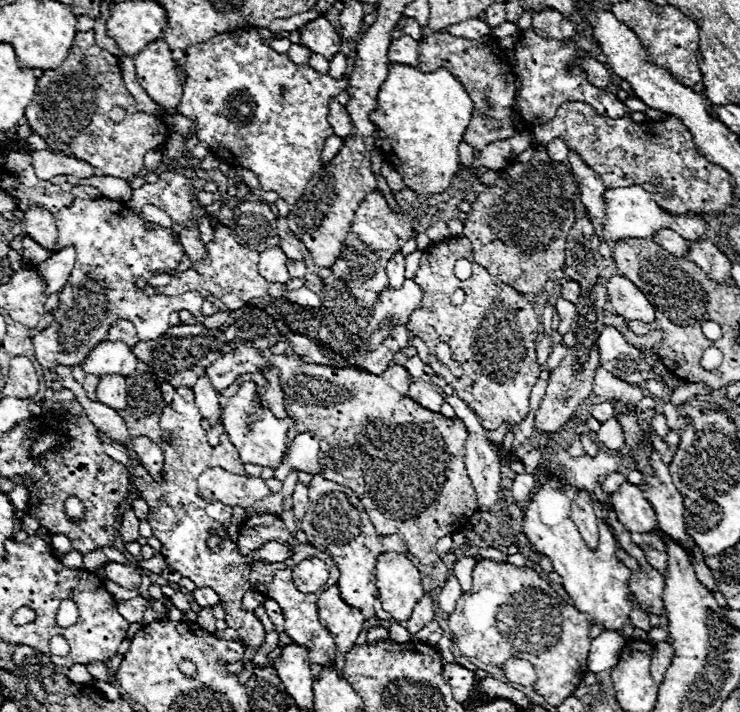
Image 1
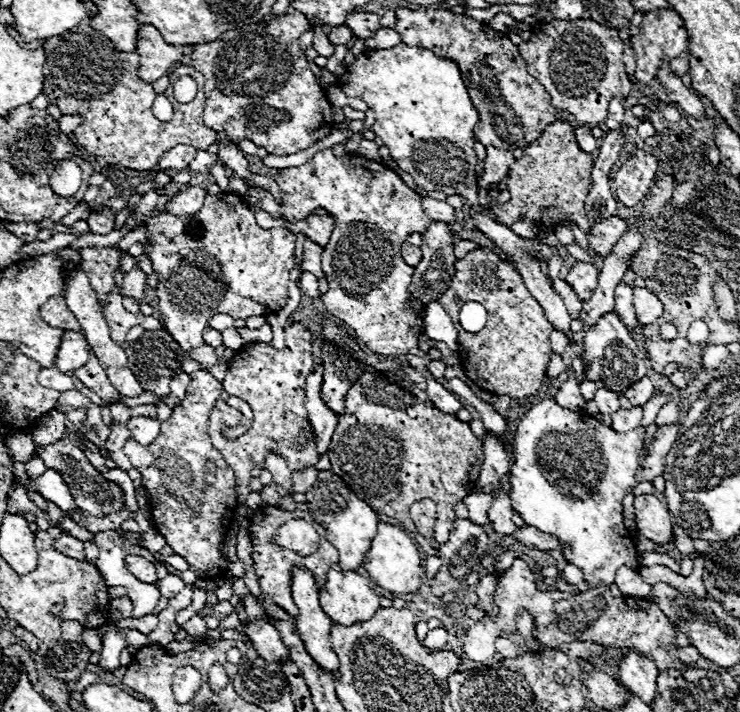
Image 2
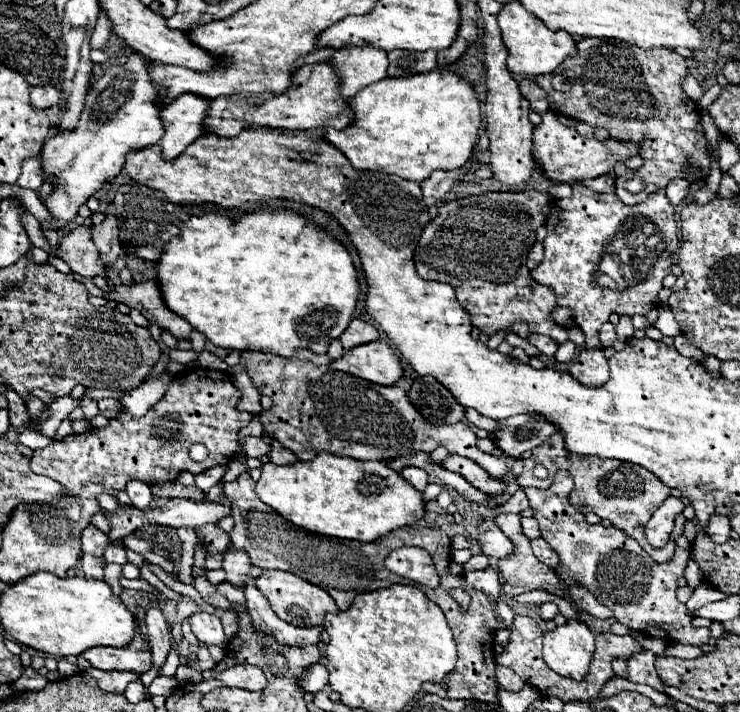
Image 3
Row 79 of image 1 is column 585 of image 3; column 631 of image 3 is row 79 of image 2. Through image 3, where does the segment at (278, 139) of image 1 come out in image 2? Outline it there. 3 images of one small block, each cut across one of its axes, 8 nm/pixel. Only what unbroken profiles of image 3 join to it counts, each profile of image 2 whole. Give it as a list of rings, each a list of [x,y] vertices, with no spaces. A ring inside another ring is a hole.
[[[288,8],[282,18],[274,18],[270,24],[258,22],[254,26],[238,28],[234,32],[224,32],[220,40],[210,44],[196,44],[192,56],[192,66],[204,74],[204,124],[214,132],[226,132],[234,140],[252,140],[258,148],[266,148],[268,154],[296,154],[306,150],[310,144],[326,138],[332,132],[332,104],[326,92],[316,84],[312,70],[308,68],[306,56],[298,46],[298,36],[308,30],[310,24],[300,12]]]

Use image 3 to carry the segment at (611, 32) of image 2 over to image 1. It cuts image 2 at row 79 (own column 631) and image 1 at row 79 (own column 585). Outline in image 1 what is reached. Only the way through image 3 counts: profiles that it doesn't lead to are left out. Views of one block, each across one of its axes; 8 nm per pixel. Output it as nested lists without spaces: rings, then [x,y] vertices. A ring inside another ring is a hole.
[[[528,28],[528,32],[522,32],[522,36],[518,38],[518,44],[516,44],[516,64],[514,64],[516,76],[522,84],[518,90],[518,96],[516,96],[518,116],[526,124],[542,126],[554,118],[556,110],[564,102],[586,102],[600,116],[610,116],[610,118],[628,114],[628,108],[614,94],[590,84],[578,66],[568,68],[568,64],[576,56],[590,54],[592,50],[596,50],[596,42],[592,36],[586,36],[586,34],[574,34],[574,40],[560,42],[560,40],[540,38],[538,34],[532,32],[532,28]]]

